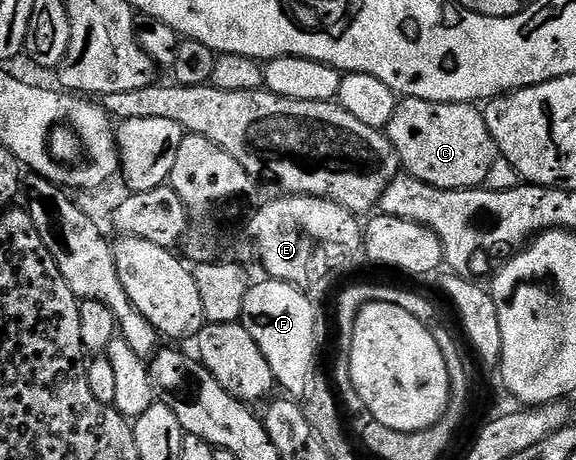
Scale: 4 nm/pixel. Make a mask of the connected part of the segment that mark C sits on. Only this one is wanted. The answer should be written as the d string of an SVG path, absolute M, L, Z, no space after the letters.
M401 98L387 133L401 157L404 173L435 188L475 190L486 185L493 165L499 162L497 145L485 123L484 113L467 102L428 102Z

